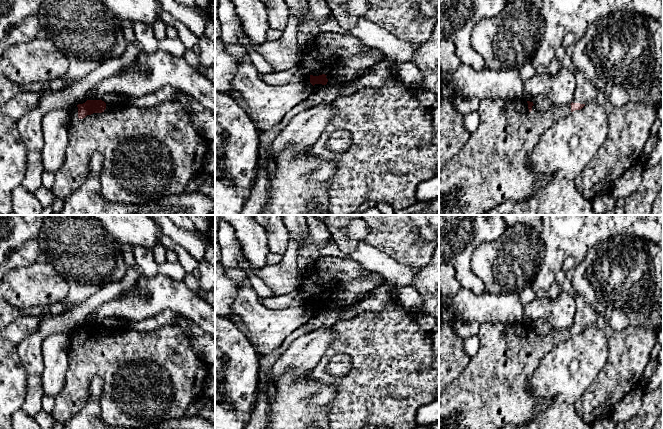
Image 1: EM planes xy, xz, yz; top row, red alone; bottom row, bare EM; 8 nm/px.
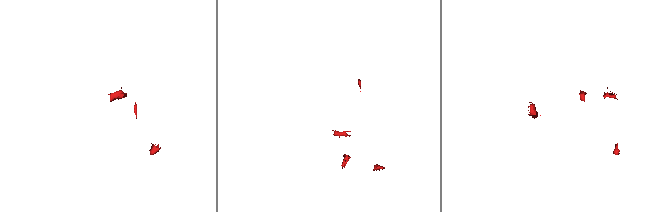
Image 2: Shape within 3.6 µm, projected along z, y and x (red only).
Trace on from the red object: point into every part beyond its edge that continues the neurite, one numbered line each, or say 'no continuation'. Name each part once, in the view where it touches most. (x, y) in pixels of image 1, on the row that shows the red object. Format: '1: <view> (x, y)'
1: xy (149, 152)

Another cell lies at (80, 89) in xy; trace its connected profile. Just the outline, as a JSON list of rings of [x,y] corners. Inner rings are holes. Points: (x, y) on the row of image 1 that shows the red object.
[[[136,40],[126,47],[121,58],[105,61],[95,70],[67,84],[63,89],[43,94],[38,106],[17,121],[20,137],[27,150],[41,151],[44,145],[42,119],[48,111],[69,110],[73,101],[87,101],[92,89],[99,82],[131,65],[141,51],[142,47]]]

